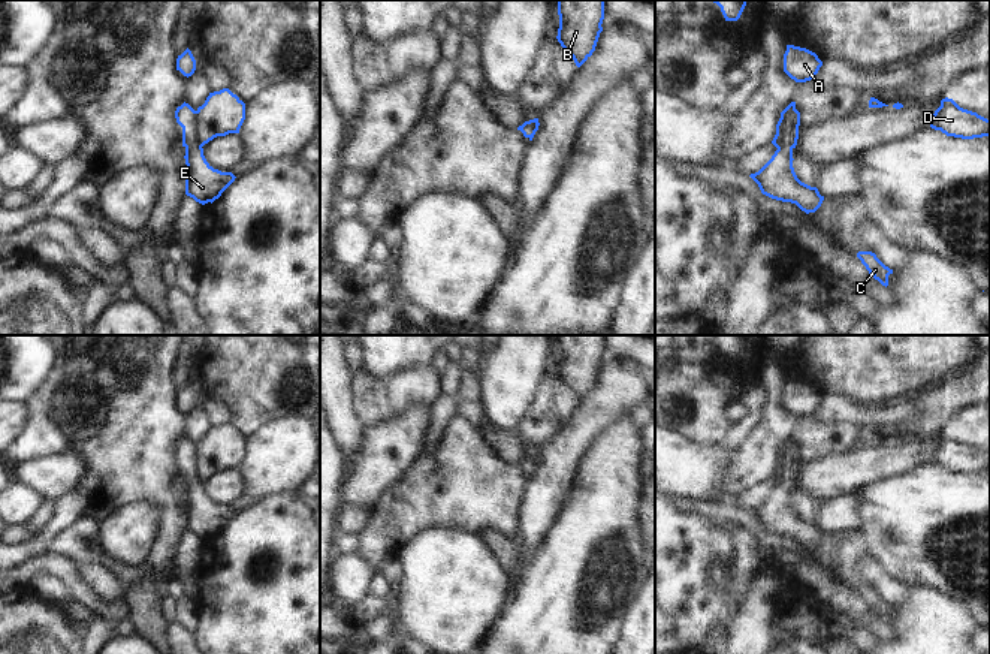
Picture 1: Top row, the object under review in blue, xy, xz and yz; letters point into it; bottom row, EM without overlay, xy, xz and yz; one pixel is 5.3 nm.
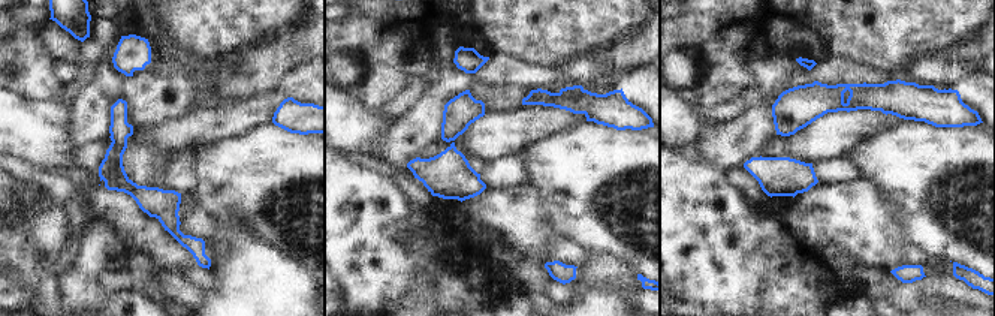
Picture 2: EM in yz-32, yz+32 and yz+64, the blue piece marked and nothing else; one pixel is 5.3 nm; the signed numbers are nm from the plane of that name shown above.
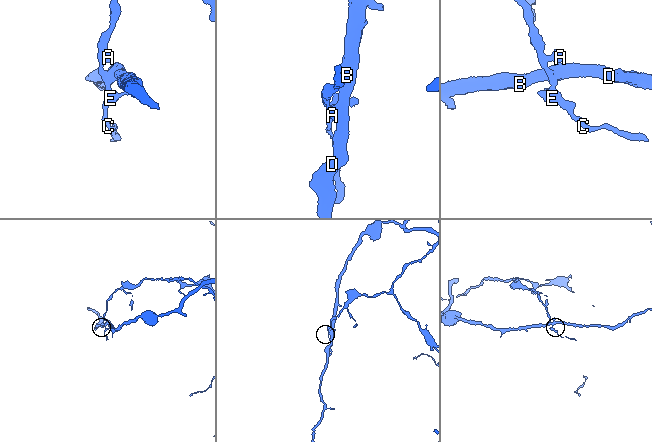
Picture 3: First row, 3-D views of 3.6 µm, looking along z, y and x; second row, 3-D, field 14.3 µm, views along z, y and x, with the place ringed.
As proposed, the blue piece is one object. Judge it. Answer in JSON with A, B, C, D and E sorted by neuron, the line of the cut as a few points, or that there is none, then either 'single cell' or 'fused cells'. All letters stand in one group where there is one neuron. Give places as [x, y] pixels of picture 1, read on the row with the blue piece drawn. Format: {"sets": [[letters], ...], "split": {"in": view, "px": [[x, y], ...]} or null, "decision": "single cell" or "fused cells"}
{"sets": [["A", "C", "E"], ["B", "D"]], "split": {"in": "yz", "px": [[784, 111], [787, 117], [785, 141], [778, 148]]}, "decision": "fused cells"}

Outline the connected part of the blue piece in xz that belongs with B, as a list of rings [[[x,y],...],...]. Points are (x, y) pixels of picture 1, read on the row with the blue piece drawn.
[[[558,0],[558,42],[580,67],[595,51],[603,31],[604,0]]]

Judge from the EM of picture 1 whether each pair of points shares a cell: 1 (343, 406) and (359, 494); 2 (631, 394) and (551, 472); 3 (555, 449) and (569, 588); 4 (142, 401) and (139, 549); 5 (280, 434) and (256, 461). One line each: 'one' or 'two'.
1: two
2: one
3: two
4: two
5: one

